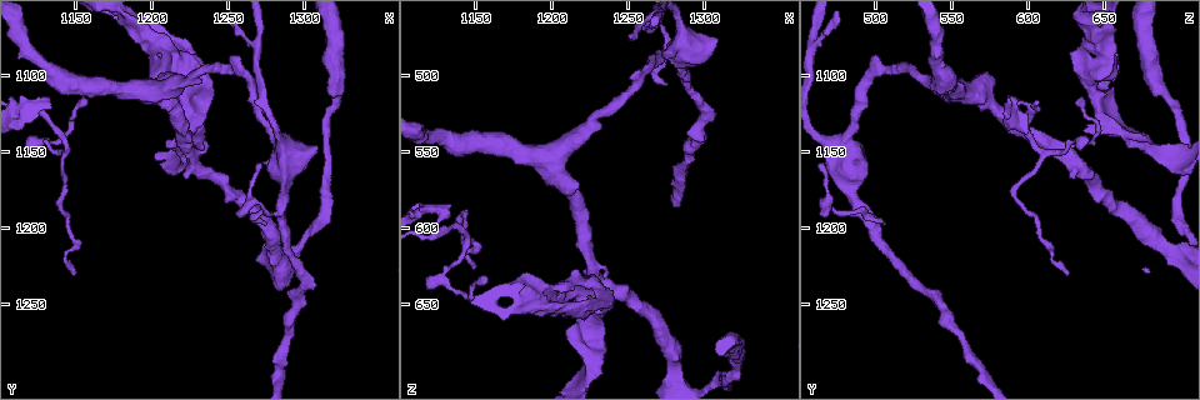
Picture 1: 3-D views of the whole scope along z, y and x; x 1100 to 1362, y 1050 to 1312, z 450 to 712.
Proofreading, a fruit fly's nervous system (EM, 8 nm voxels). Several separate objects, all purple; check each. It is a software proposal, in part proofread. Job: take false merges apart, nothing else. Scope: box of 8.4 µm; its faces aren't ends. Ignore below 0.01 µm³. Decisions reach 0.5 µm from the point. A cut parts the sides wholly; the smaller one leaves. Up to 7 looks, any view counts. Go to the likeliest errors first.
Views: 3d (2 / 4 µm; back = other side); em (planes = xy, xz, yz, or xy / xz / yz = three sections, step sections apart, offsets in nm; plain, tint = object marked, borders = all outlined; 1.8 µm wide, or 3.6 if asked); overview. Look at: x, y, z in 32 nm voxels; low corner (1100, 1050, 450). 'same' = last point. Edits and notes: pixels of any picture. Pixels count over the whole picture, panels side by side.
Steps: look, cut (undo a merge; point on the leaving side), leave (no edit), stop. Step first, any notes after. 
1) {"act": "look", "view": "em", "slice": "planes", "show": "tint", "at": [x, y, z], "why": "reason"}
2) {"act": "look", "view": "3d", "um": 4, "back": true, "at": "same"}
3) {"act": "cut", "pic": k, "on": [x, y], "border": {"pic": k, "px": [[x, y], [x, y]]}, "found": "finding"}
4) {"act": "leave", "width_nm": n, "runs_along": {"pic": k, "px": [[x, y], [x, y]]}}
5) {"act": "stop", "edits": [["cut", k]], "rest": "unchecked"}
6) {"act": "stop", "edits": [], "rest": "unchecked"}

{"act": "look", "view": "em", "um": 3.6, "slice": "xy", "step": 4, "show": "borders", "at": [1190, 1068, 648], "why": "two arms at a narrow angle"}

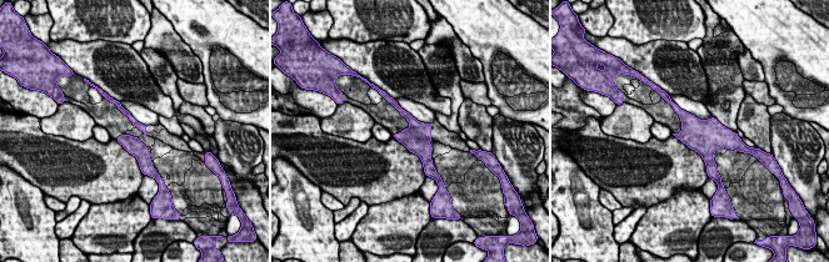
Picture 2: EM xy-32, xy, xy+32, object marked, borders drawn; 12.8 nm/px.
{"act": "leave", "found": "all the same cell"}

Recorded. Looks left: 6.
{"act": "look", "view": "em", "slice": "planes", "show": "tint", "at": [1282, 1188, 488], "why": "thin arm on a thick one"}

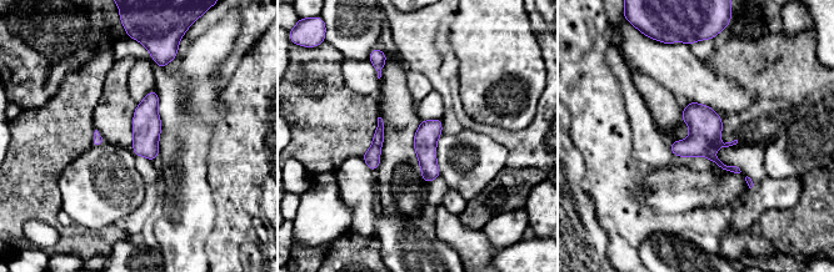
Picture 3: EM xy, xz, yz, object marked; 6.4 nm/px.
{"act": "leave", "found": "continuous, no second cell"}

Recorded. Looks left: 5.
{"act": "look", "view": "em", "slice": "planes", "show": "borders", "at": [1142, 1150, 616], "why": "thick turns thin"}

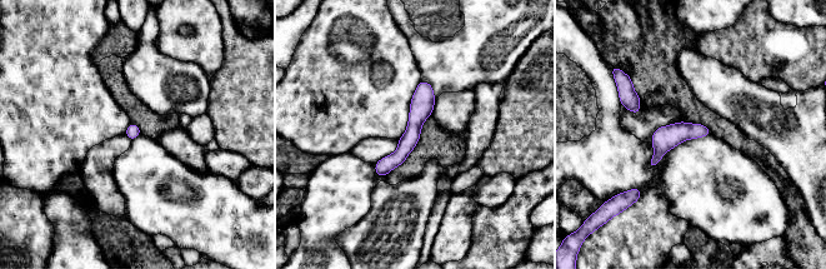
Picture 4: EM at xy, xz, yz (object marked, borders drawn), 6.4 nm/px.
{"act": "leave", "runs_along": {"pic": 4, "px": [[424, 84], [412, 134], [381, 173]]}, "found": "continuous, no second cell"}

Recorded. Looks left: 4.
{"act": "stop", "edits": [], "rest": "unchecked"}

